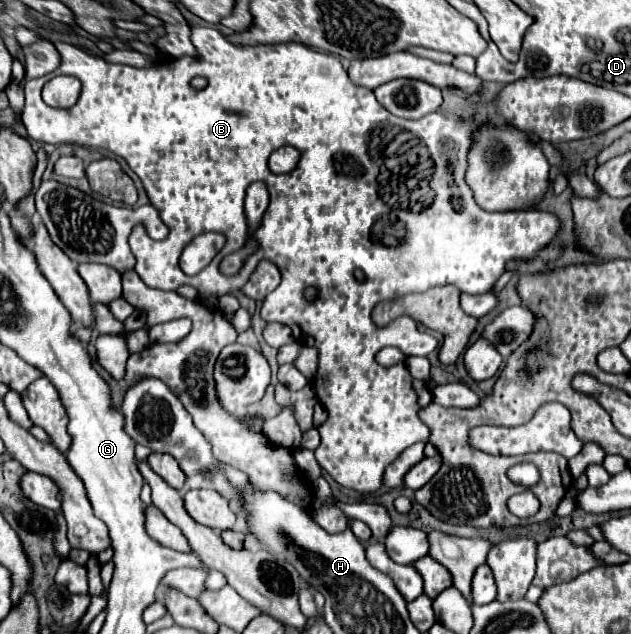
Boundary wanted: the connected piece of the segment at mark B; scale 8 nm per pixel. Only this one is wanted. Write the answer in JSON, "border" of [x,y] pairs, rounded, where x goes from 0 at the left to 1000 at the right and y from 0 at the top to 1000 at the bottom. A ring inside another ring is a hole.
{"border":[[[304,43],[304,58],[314,58],[317,96],[282,90],[225,109],[171,99],[114,69],[87,66],[98,96],[82,118],[114,118],[127,125],[127,153],[120,166],[108,172],[73,169],[63,144],[79,125],[79,115],[44,125],[38,134],[41,162],[35,172],[35,194],[57,222],[124,226],[197,248],[206,267],[225,282],[238,320],[250,330],[254,345],[269,361],[260,380],[241,379],[225,355],[216,355],[204,374],[216,410],[212,424],[235,453],[279,459],[285,450],[304,450],[320,468],[345,468],[387,450],[412,412],[422,409],[437,415],[447,431],[447,446],[422,467],[412,495],[423,509],[456,513],[469,541],[504,550],[504,588],[494,610],[520,648],[520,664],[504,674],[510,696],[498,711],[501,727],[542,768],[567,778],[590,778],[602,771],[612,733],[653,699],[678,696],[678,674],[666,664],[662,648],[681,636],[681,617],[669,601],[659,601],[650,591],[643,576],[612,582],[596,573],[593,560],[615,544],[637,550],[643,563],[678,560],[678,554],[688,554],[691,547],[691,535],[666,525],[650,500],[634,500],[615,516],[599,519],[586,503],[590,487],[605,475],[628,475],[640,465],[672,462],[694,450],[723,450],[731,461],[745,465],[773,462],[802,427],[805,412],[846,409],[884,374],[891,352],[878,336],[865,333],[773,336],[758,326],[735,276],[742,267],[742,241],[751,229],[751,210],[767,194],[707,181],[700,175],[662,191],[624,185],[596,159],[590,140],[564,137],[555,128],[536,90],[507,84],[482,68],[371,74],[355,66],[349,49],[333,43]],[[304,121],[326,121],[330,137],[320,144],[304,140]],[[637,207],[643,210],[640,238],[612,238]],[[447,229],[469,232],[479,248],[463,273],[437,276],[425,263],[425,248]],[[403,285],[418,285],[428,304],[425,336],[415,339],[412,358],[399,368],[409,393],[374,434],[355,434],[349,427],[352,409],[380,396],[396,374],[387,311],[393,292]],[[330,364],[345,364],[358,374],[352,409],[336,409],[326,427],[317,427],[317,437],[298,437],[282,418],[288,393],[311,371]],[[488,453],[504,459],[498,475],[482,468],[482,456]]]}

